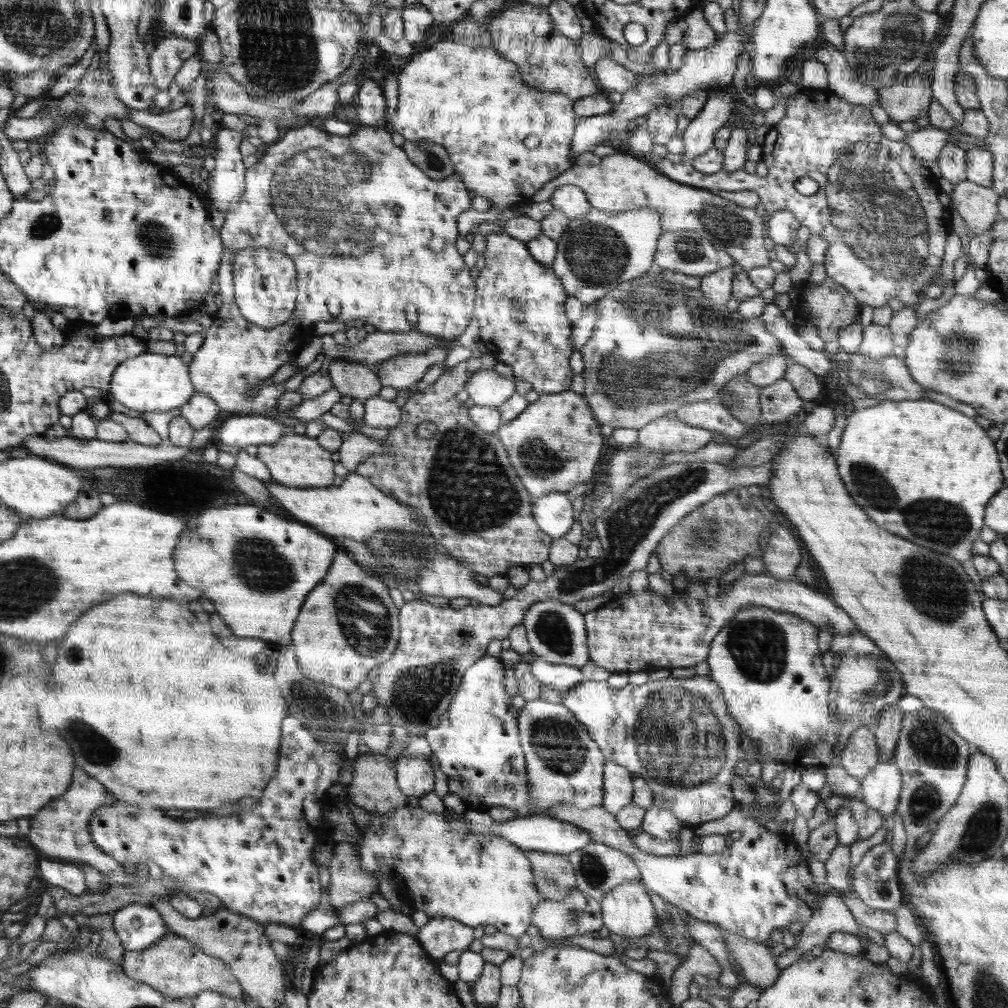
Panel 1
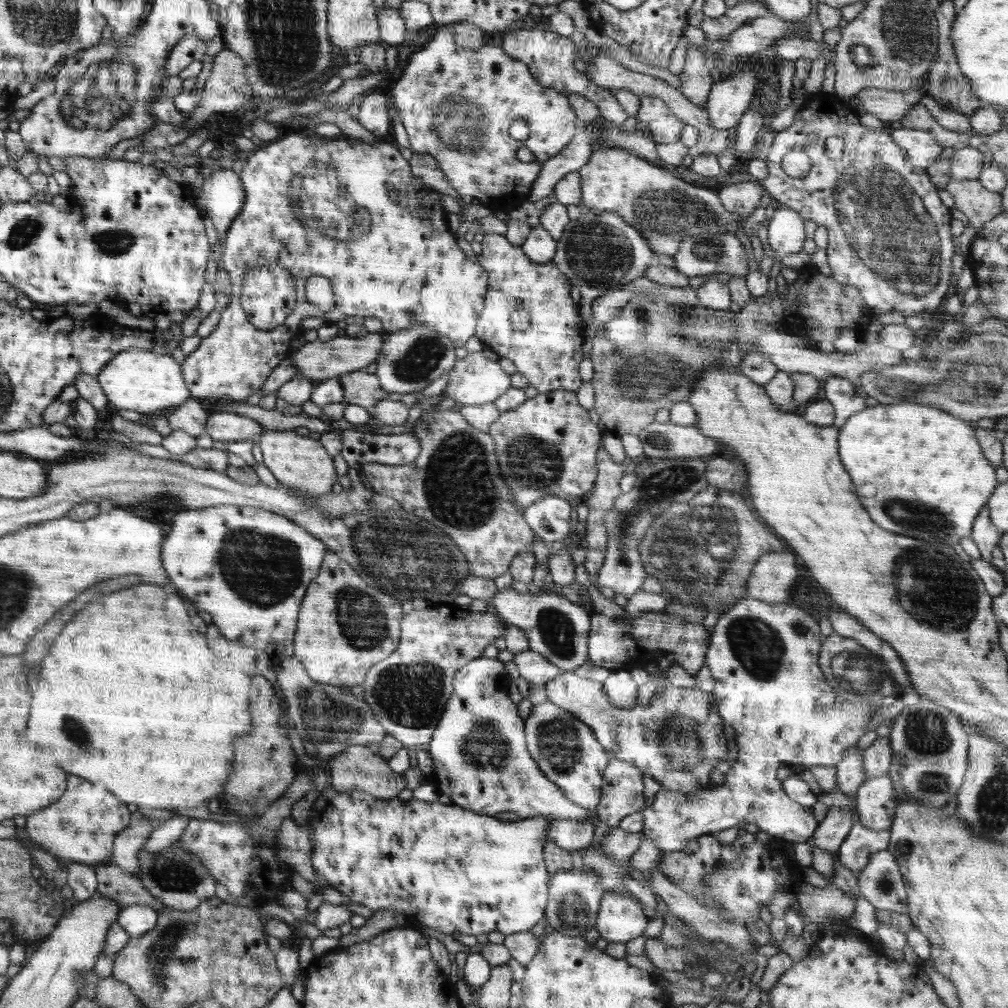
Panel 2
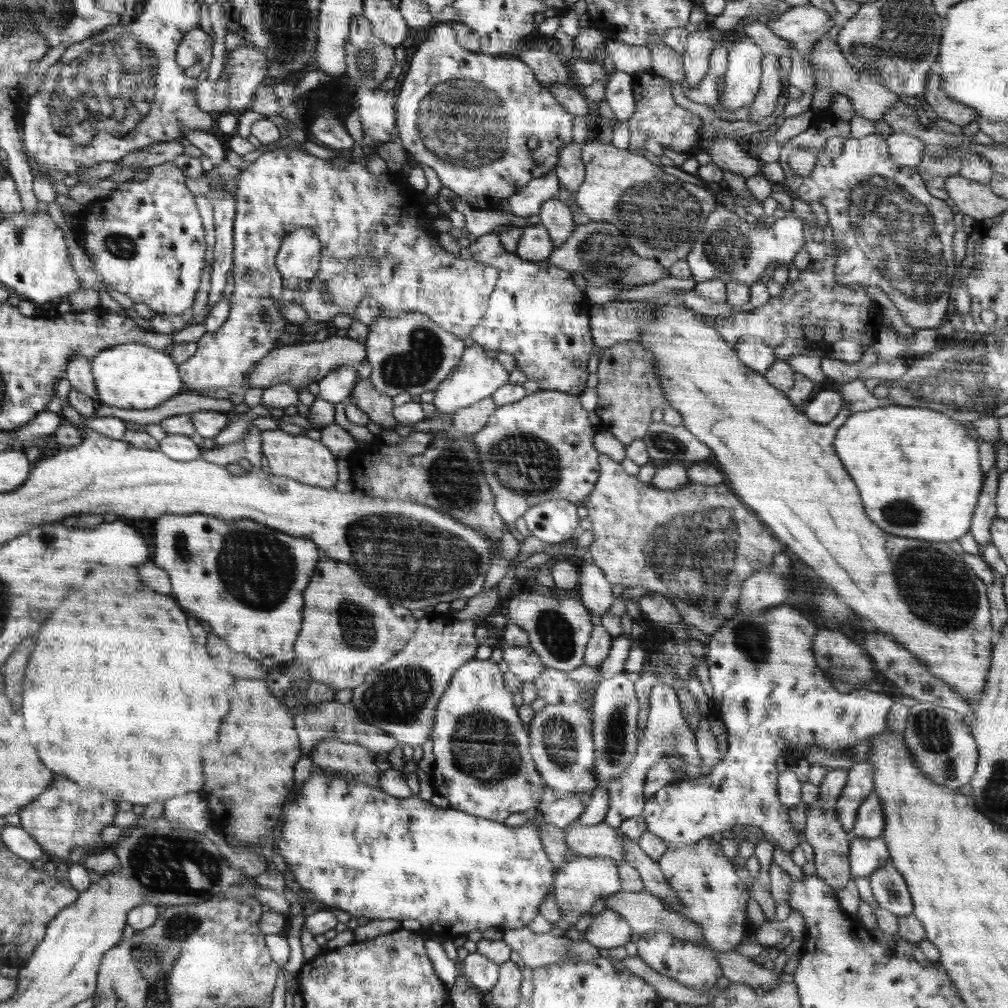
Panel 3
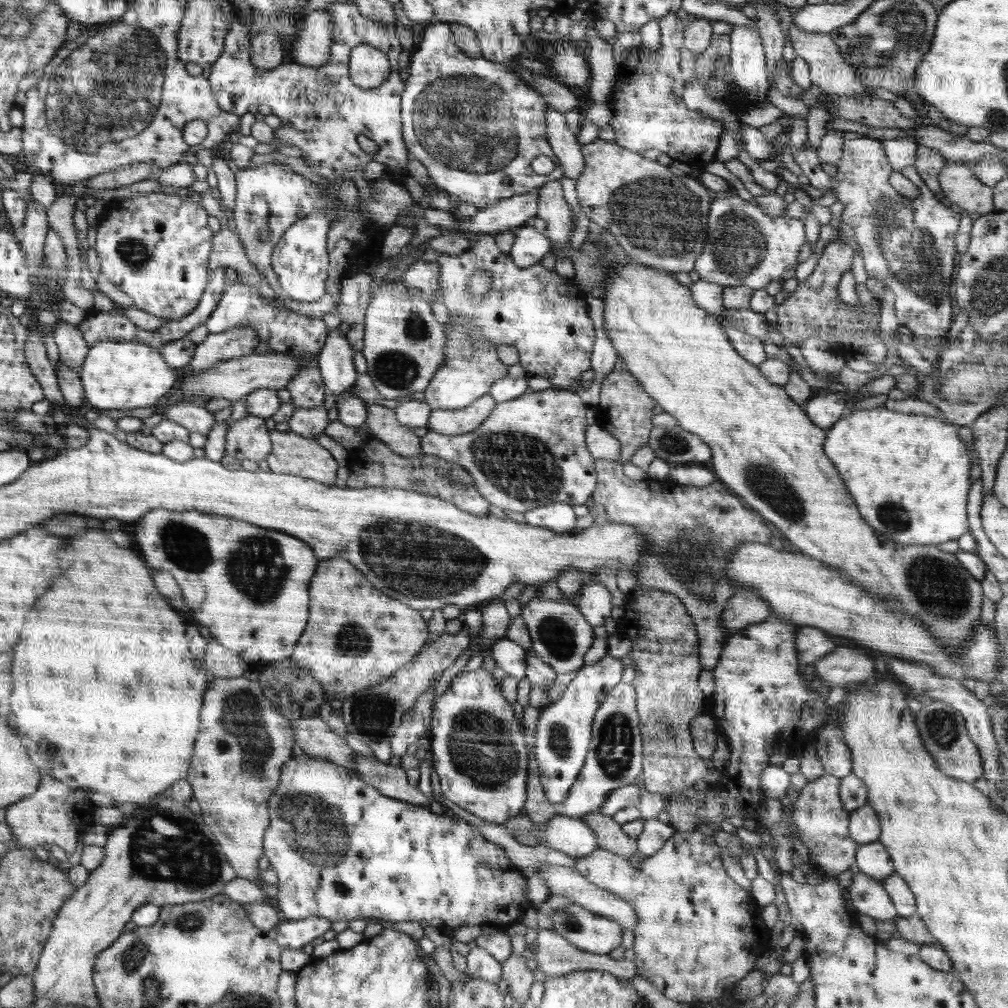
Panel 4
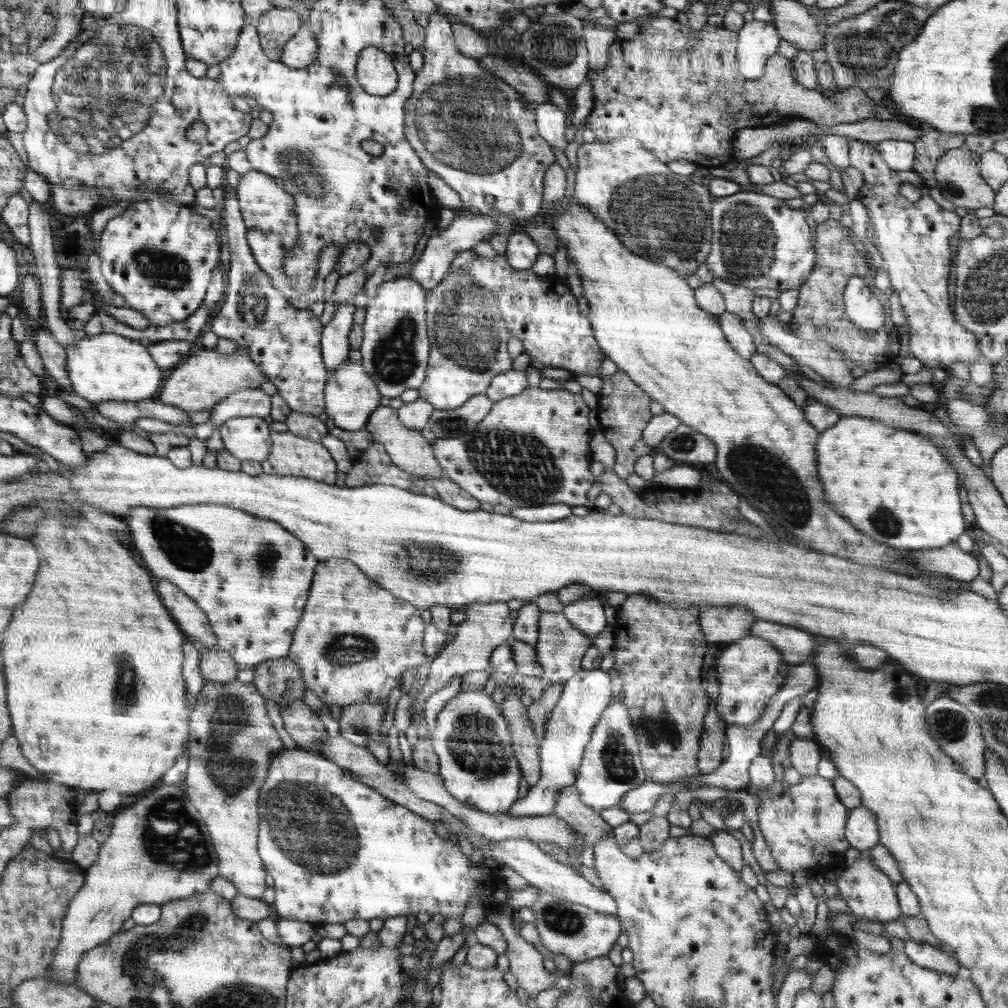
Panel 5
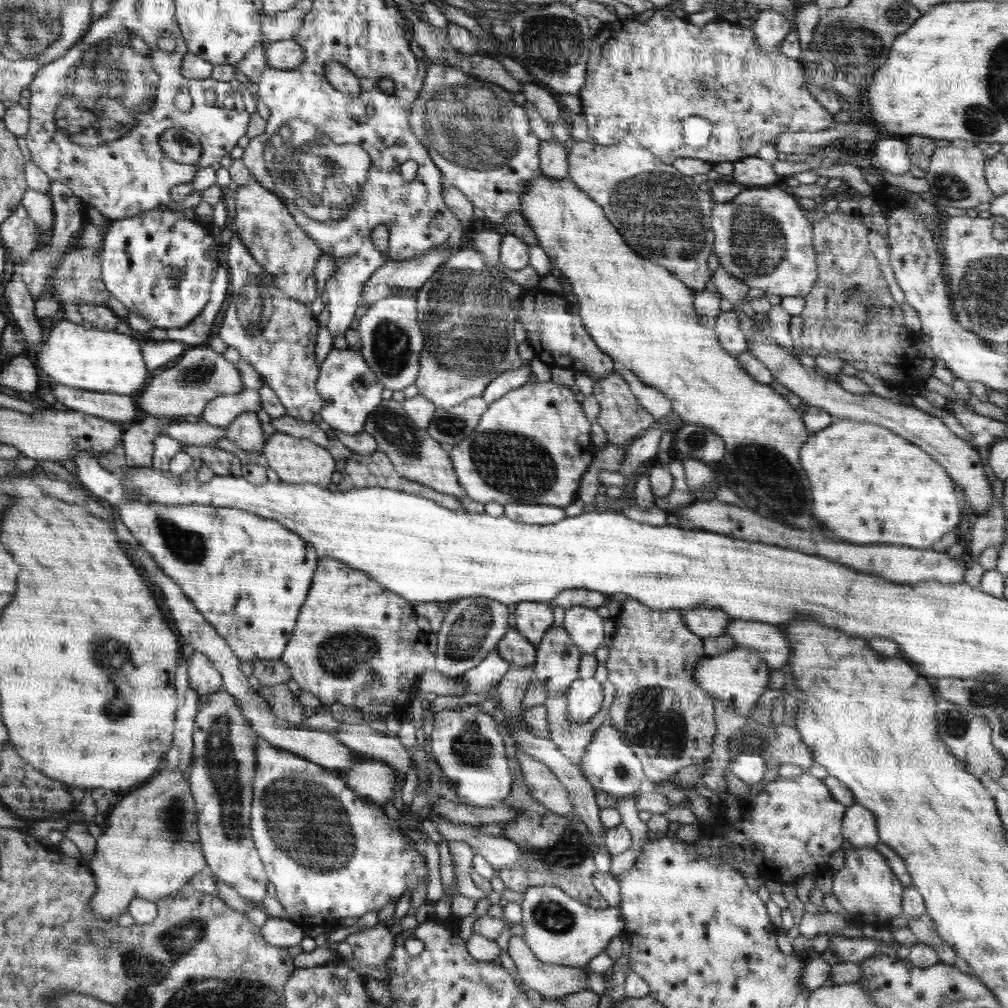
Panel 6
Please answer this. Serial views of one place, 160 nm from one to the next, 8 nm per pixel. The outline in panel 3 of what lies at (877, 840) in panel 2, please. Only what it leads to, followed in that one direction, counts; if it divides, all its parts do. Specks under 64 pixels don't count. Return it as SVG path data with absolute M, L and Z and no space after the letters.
M851 837L849 850L851 878L870 876L889 861L889 850L882 838Z

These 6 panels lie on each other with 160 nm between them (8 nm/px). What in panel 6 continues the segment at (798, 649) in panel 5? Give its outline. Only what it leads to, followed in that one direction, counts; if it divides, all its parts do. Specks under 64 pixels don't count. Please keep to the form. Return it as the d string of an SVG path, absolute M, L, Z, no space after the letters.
M732 618L725 628L725 635L730 636L737 646L755 650L769 668L785 669L790 644L780 630L777 625L767 622Z

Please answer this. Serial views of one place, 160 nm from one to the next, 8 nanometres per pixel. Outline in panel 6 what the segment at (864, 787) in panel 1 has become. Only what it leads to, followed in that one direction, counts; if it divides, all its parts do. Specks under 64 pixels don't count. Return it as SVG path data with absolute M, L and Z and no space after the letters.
M854 803L846 807L843 817L841 834L844 840L856 847L871 848L880 842L873 812Z

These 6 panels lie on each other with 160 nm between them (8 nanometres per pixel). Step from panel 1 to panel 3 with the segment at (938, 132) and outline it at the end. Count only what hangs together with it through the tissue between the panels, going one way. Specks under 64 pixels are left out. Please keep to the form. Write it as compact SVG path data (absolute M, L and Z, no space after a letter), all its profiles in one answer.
M896 132L885 137L889 153L898 165L915 167L920 162L925 142L910 134Z

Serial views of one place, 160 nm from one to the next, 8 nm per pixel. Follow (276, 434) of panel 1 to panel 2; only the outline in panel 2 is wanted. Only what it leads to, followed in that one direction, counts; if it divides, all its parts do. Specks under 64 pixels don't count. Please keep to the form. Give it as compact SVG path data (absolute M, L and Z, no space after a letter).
M211 412L205 432L214 441L258 440L265 430L259 422L235 412Z

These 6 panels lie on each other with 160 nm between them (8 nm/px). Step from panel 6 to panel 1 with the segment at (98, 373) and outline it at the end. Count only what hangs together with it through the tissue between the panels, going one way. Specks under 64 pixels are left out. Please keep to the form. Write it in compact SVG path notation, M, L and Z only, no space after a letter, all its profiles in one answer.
M144 352L121 363L113 372L108 388L108 400L118 400L126 408L140 412L172 410L184 406L196 394L192 380L188 378L188 366L177 355L164 356Z

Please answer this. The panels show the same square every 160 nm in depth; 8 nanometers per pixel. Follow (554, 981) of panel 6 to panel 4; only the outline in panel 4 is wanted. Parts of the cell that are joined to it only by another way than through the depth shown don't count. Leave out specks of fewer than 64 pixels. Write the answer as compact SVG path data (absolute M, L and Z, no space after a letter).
M512 953L502 961L503 974L509 986L508 997L511 1002L526 1003L529 1000L530 989L535 983L533 964L524 956Z

